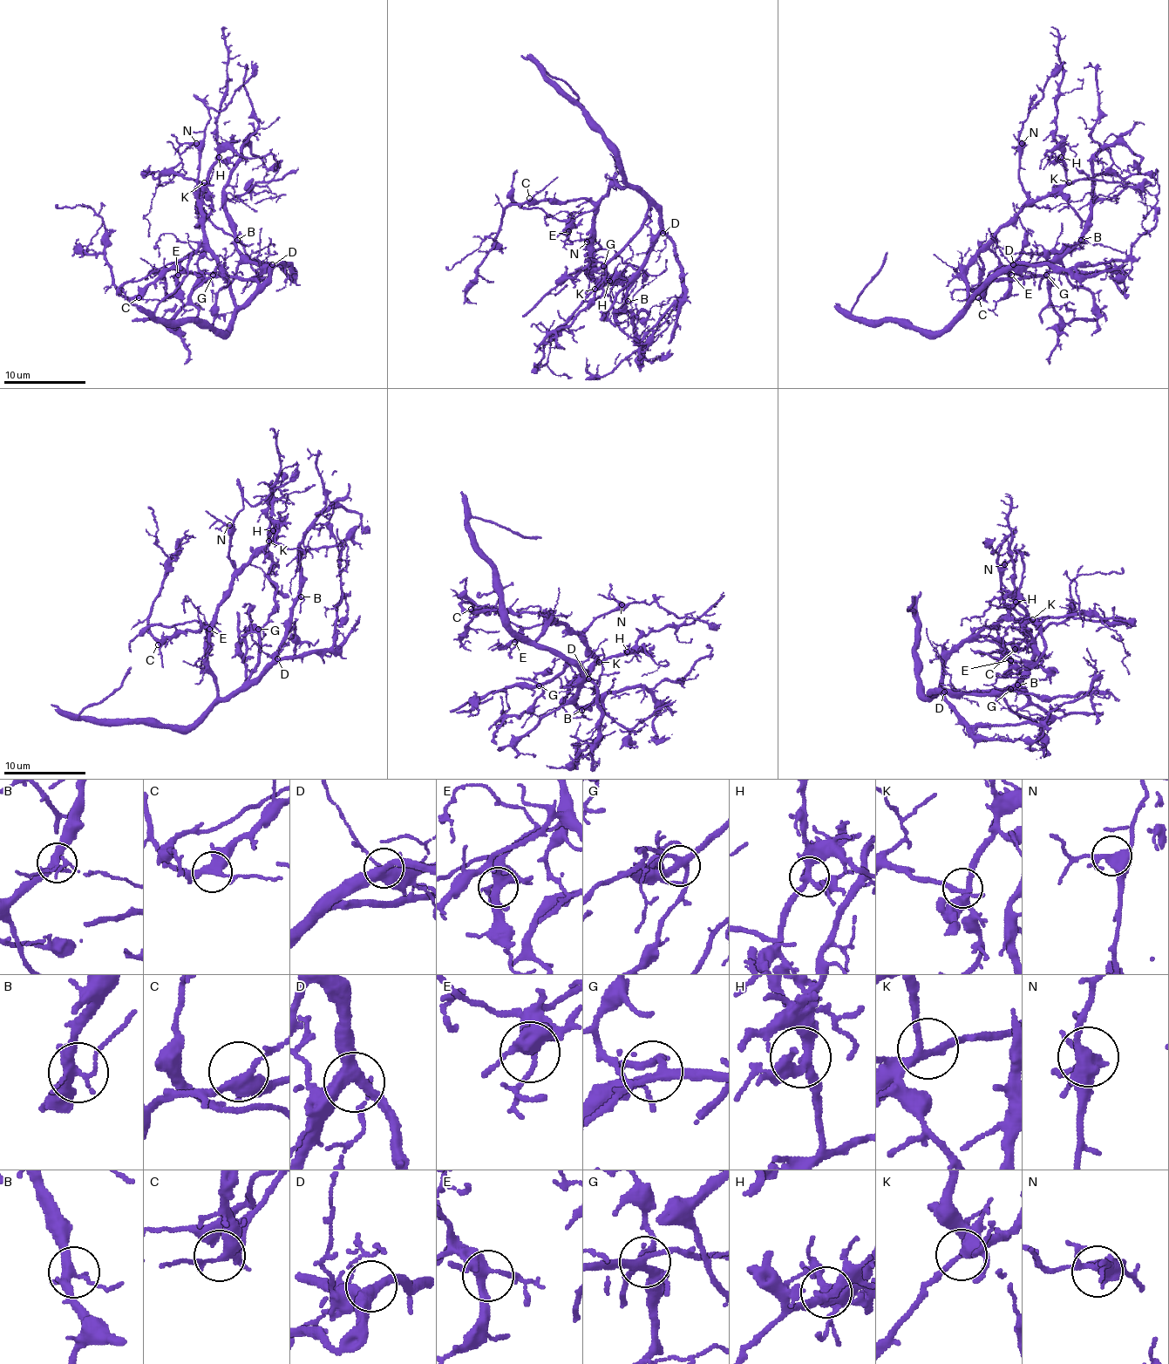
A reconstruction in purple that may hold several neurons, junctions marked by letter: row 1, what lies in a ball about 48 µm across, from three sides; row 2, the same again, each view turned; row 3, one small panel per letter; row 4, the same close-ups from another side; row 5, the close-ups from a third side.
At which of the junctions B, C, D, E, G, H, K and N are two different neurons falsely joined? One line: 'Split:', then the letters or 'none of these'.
Split: none of these

